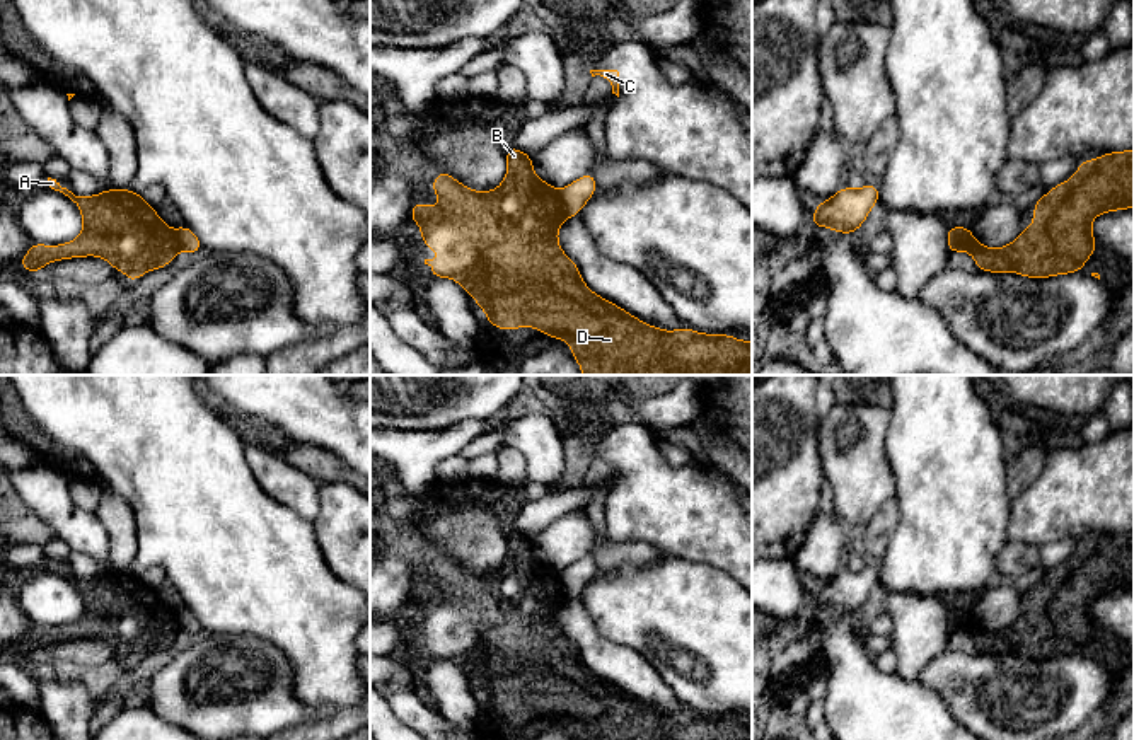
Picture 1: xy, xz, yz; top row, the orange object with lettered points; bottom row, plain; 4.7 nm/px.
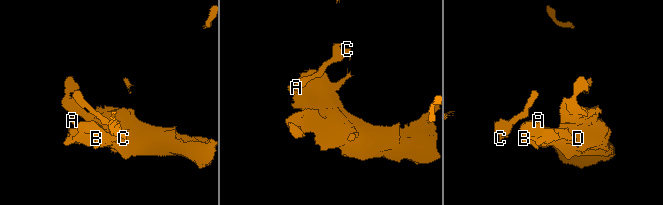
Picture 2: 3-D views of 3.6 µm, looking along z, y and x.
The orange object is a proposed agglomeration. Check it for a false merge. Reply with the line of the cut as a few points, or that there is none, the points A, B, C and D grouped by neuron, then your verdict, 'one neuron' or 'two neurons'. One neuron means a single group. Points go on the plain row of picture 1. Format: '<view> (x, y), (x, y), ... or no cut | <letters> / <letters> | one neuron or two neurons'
xz (556, 573), (560, 590), (566, 597) | A B D / C | two neurons

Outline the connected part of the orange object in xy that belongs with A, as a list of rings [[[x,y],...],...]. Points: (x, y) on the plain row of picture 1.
[[[48,559],[48,568],[68,578],[84,598],[82,616],[61,627],[32,624],[19,650],[41,655],[51,643],[97,638],[118,655],[130,651],[123,662],[136,663],[142,656],[165,650],[181,633],[171,612],[155,590],[131,571],[106,571],[95,578],[75,578]]]

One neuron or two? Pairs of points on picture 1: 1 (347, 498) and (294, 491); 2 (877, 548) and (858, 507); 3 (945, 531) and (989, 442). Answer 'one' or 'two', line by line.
1: two
2: two
3: one

